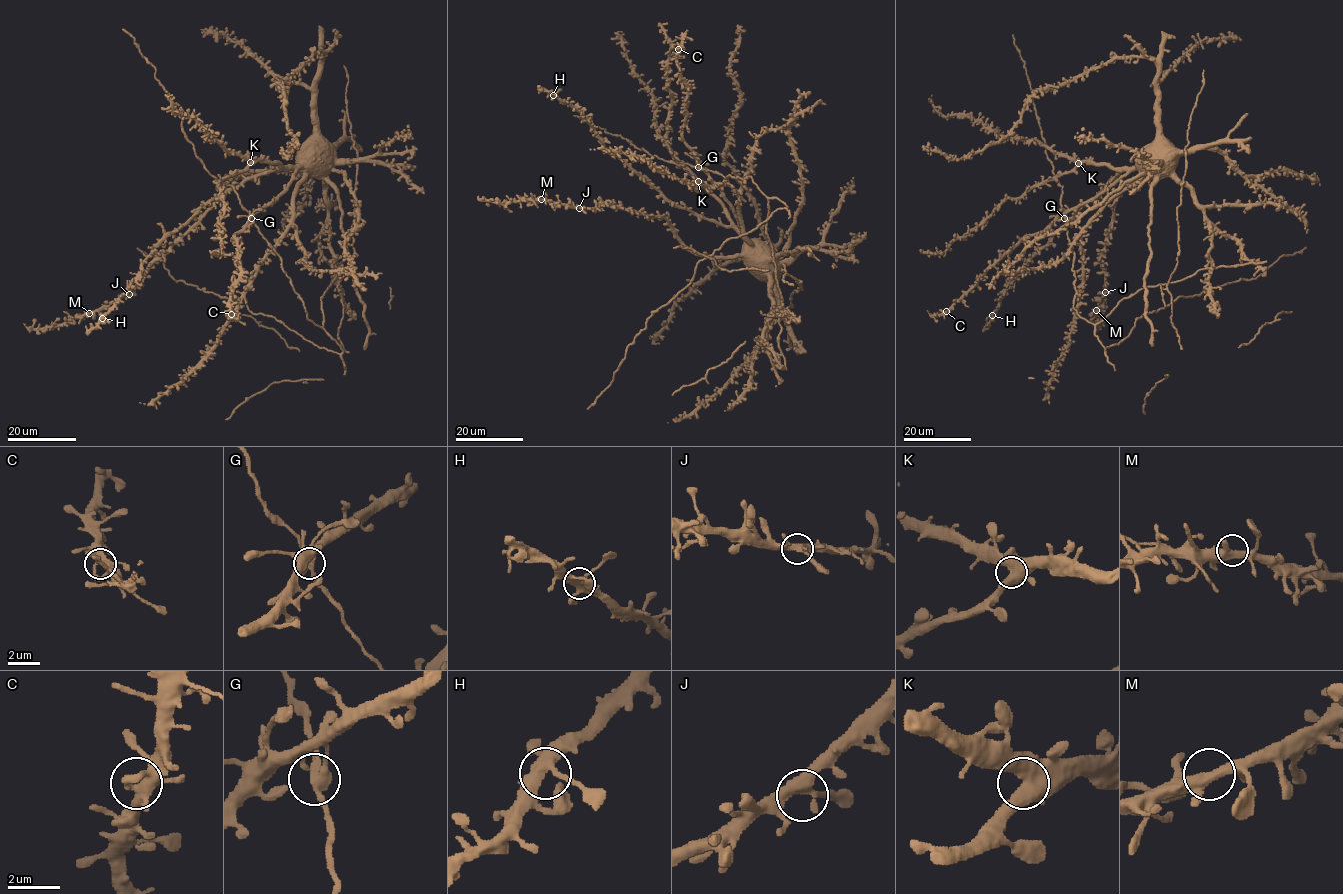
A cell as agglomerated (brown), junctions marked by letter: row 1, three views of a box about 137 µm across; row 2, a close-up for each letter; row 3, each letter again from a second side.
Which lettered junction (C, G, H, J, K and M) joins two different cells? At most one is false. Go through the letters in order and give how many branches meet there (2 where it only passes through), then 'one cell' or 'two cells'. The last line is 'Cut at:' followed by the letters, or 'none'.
C: 4 branches meet; one cell
G: 4 branches meet; one cell
H: 4 branches meet; one cell
J: 3 branches meet; one cell
K: 4 branches meet; one cell
M: 3 branches meet; one cell
Cut at: none

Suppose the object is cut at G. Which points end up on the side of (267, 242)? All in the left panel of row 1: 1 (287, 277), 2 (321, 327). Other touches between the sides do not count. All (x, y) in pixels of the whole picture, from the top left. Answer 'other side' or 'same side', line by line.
1: same side
2: other side

